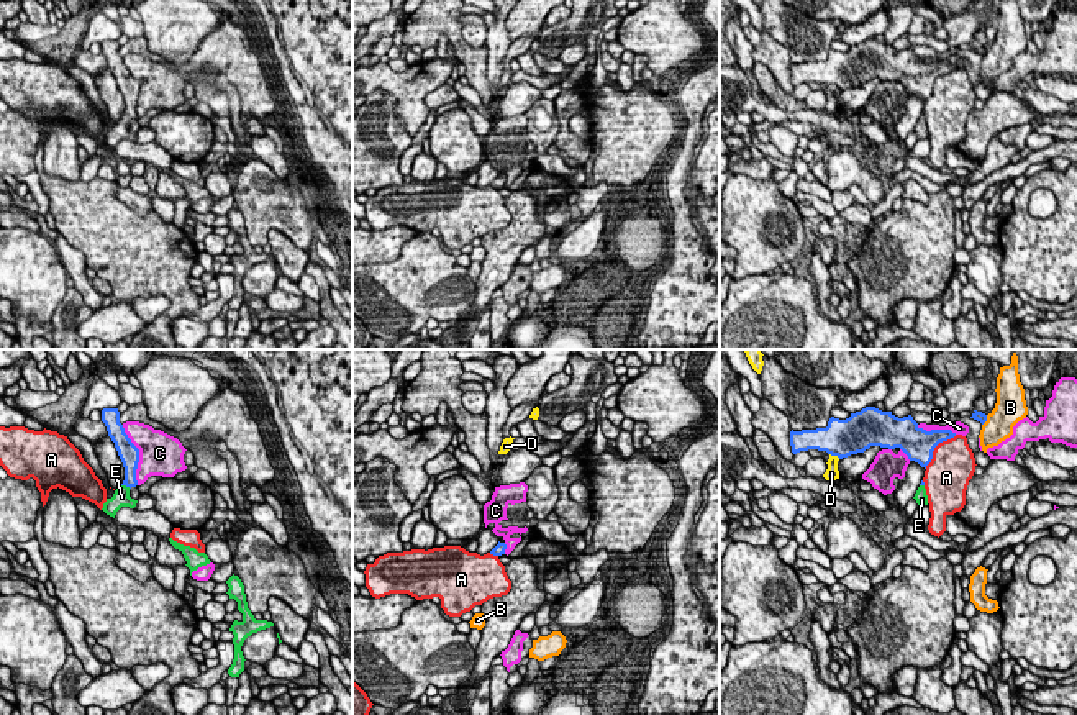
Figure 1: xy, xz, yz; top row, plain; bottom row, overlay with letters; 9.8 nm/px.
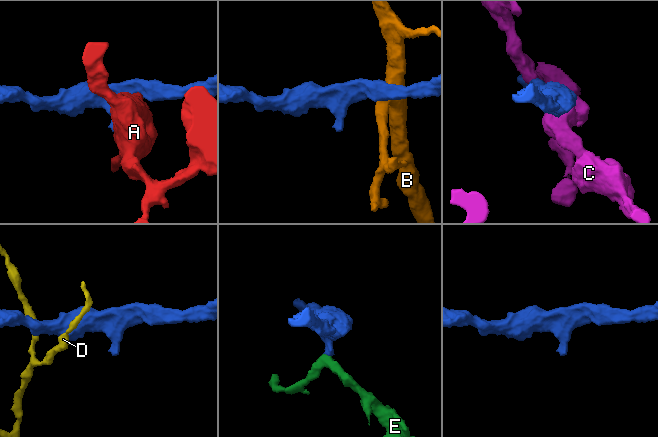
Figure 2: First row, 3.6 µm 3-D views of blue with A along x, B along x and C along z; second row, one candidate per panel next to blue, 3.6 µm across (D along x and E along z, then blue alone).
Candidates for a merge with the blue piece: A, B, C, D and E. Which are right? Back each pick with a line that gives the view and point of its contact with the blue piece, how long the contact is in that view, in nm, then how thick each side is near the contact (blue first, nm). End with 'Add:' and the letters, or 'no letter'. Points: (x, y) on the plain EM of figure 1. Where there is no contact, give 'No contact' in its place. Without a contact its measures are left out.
E: Touches blue at xy (127, 118). Shared border 100 nm. Thickness 160 nm (blue) against 160 nm
Add: E

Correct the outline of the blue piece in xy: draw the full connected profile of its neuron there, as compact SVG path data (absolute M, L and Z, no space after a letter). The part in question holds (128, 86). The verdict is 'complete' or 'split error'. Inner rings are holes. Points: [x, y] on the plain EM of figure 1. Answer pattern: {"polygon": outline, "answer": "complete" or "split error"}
{"polygon": "M103 41L102 54L107 59L108 69L115 75L118 89L125 100L125 113L120 121L115 123L111 131L107 131L103 136L103 144L115 151L116 144L121 139L134 141L138 133L130 130L130 121L138 118L136 102L139 95L139 82L131 75L125 66L123 57L120 56L118 41Z", "answer": "split error"}

